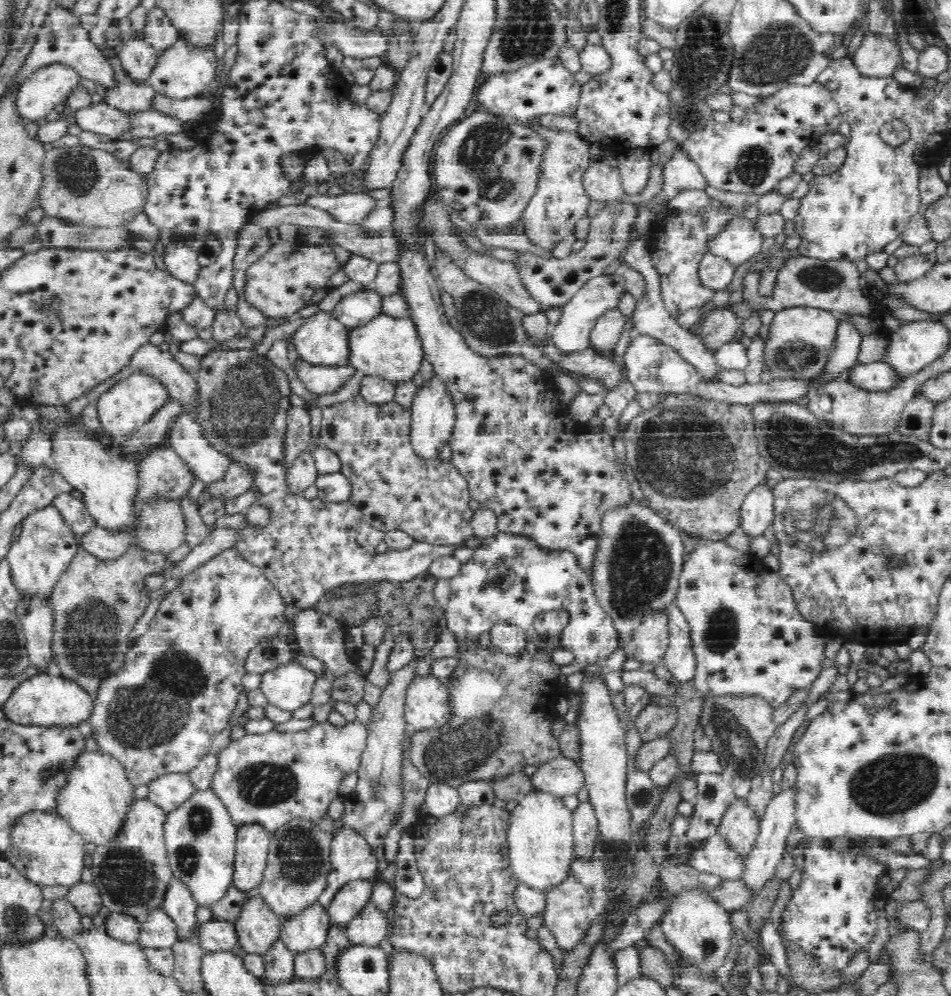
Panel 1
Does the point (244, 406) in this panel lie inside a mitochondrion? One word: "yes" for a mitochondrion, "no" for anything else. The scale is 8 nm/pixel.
yes

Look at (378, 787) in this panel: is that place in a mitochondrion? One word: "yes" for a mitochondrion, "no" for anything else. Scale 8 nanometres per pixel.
yes

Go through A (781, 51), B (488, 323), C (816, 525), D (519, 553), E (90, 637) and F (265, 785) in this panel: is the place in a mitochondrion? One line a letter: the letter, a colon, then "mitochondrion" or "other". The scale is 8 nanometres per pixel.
A: mitochondrion
B: mitochondrion
C: mitochondrion
D: mitochondrion
E: mitochondrion
F: mitochondrion

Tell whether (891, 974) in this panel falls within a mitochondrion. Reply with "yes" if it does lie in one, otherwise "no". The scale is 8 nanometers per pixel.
no

